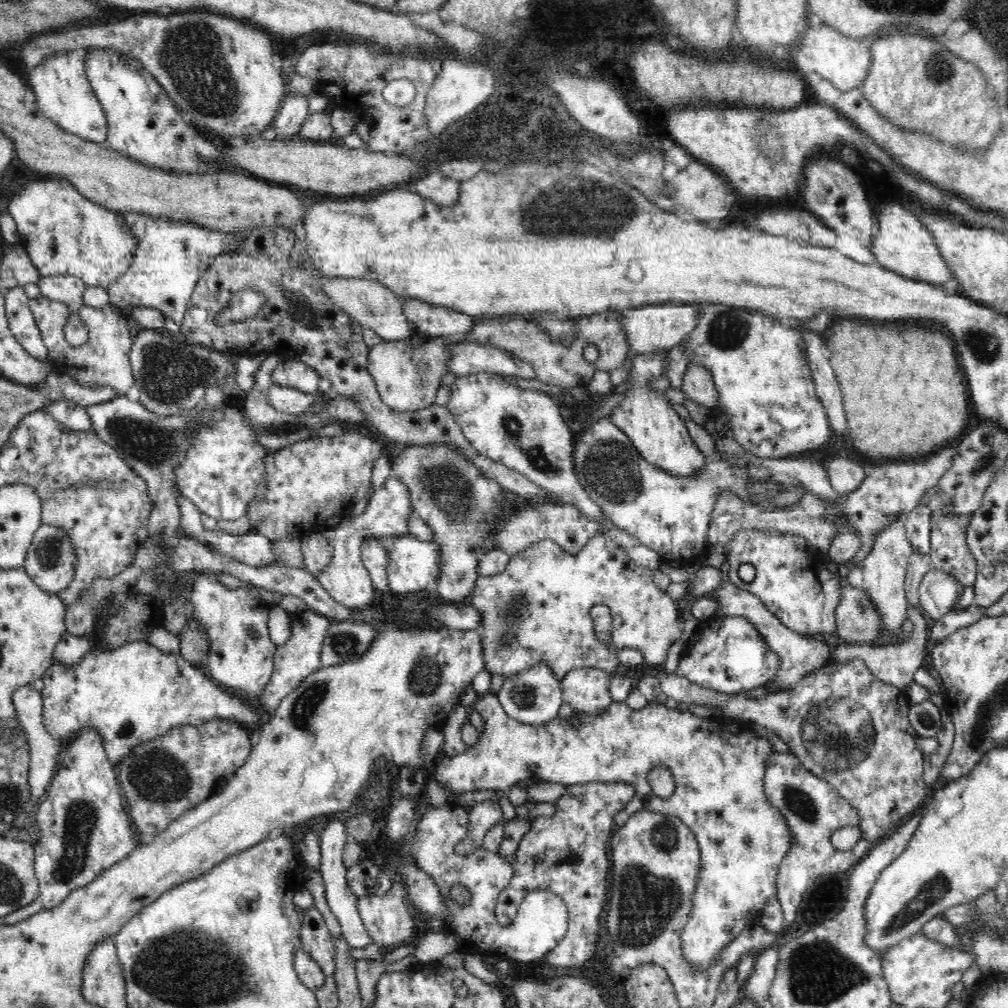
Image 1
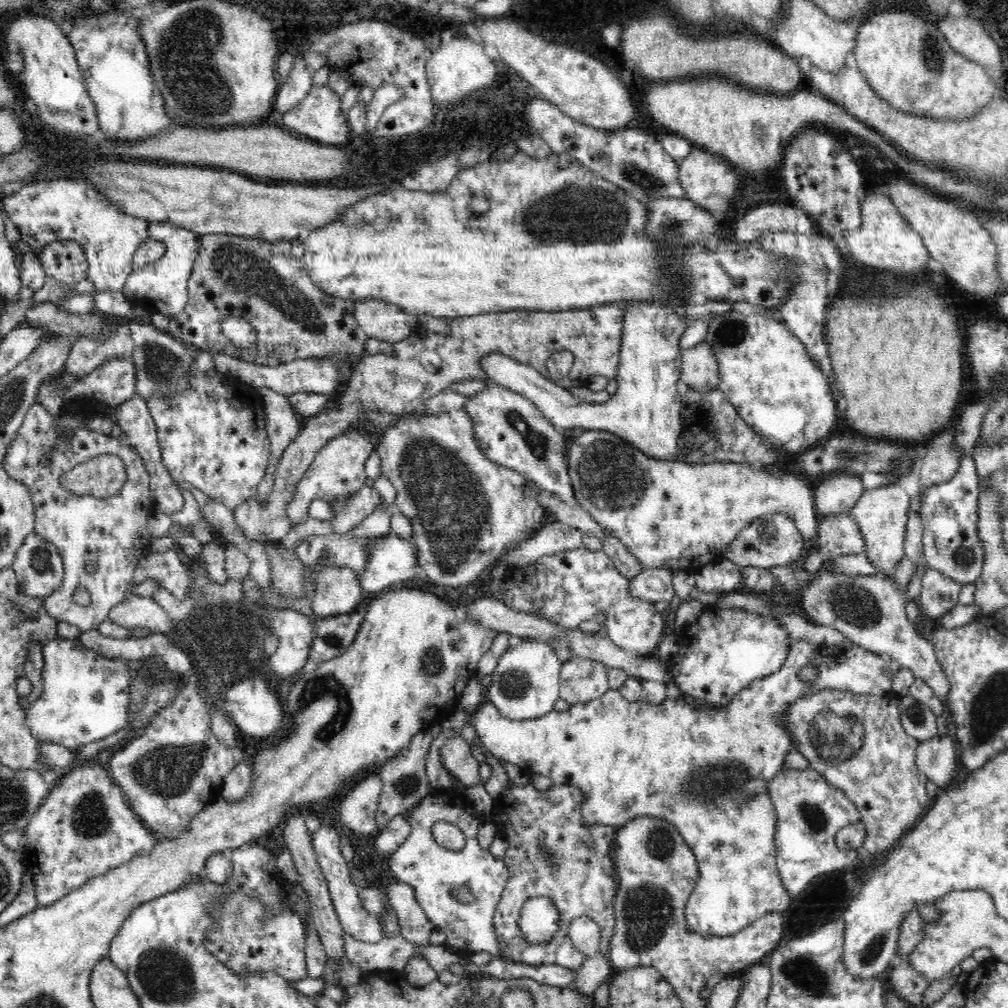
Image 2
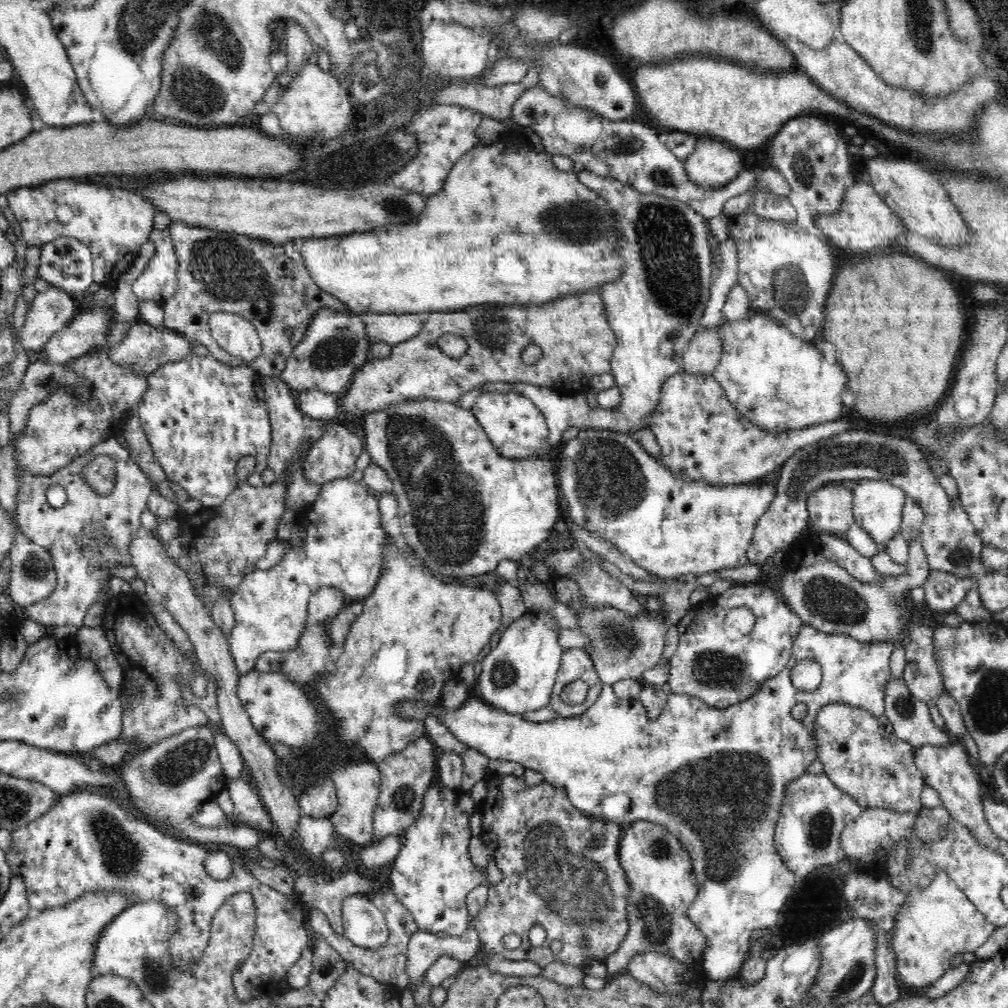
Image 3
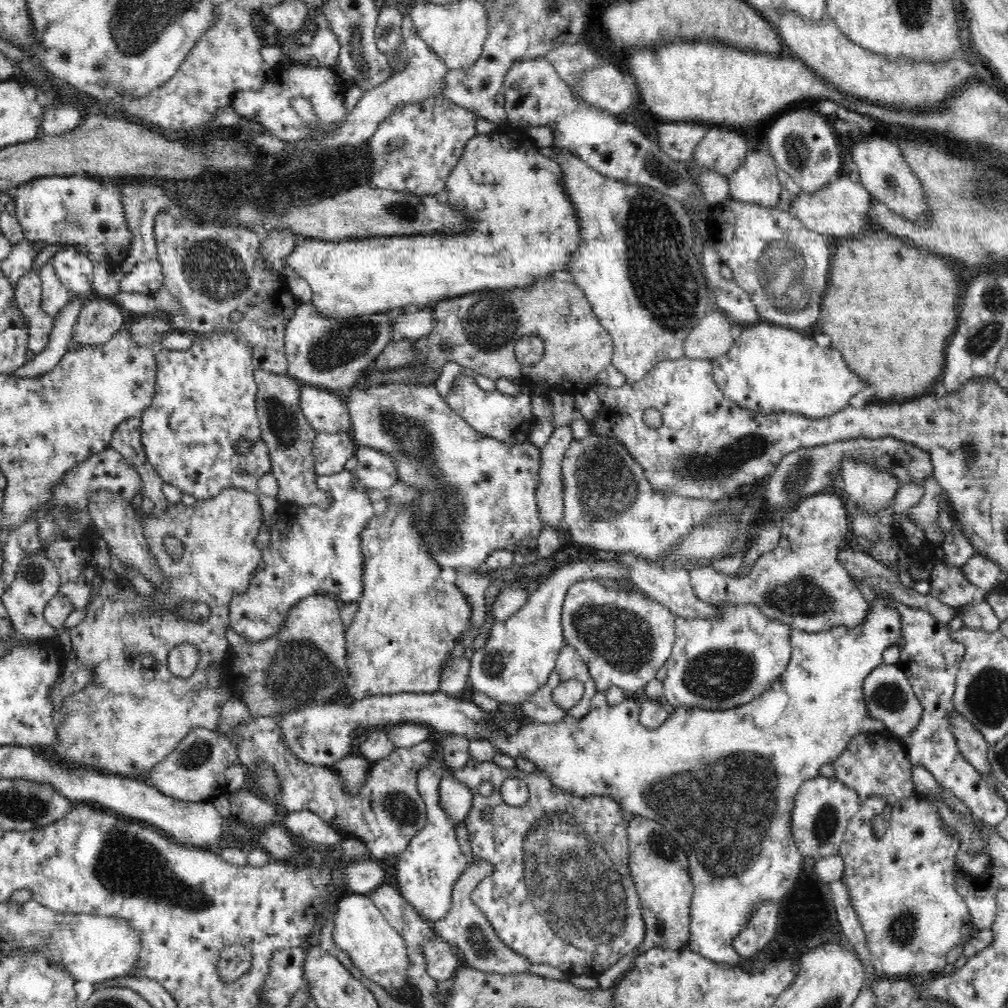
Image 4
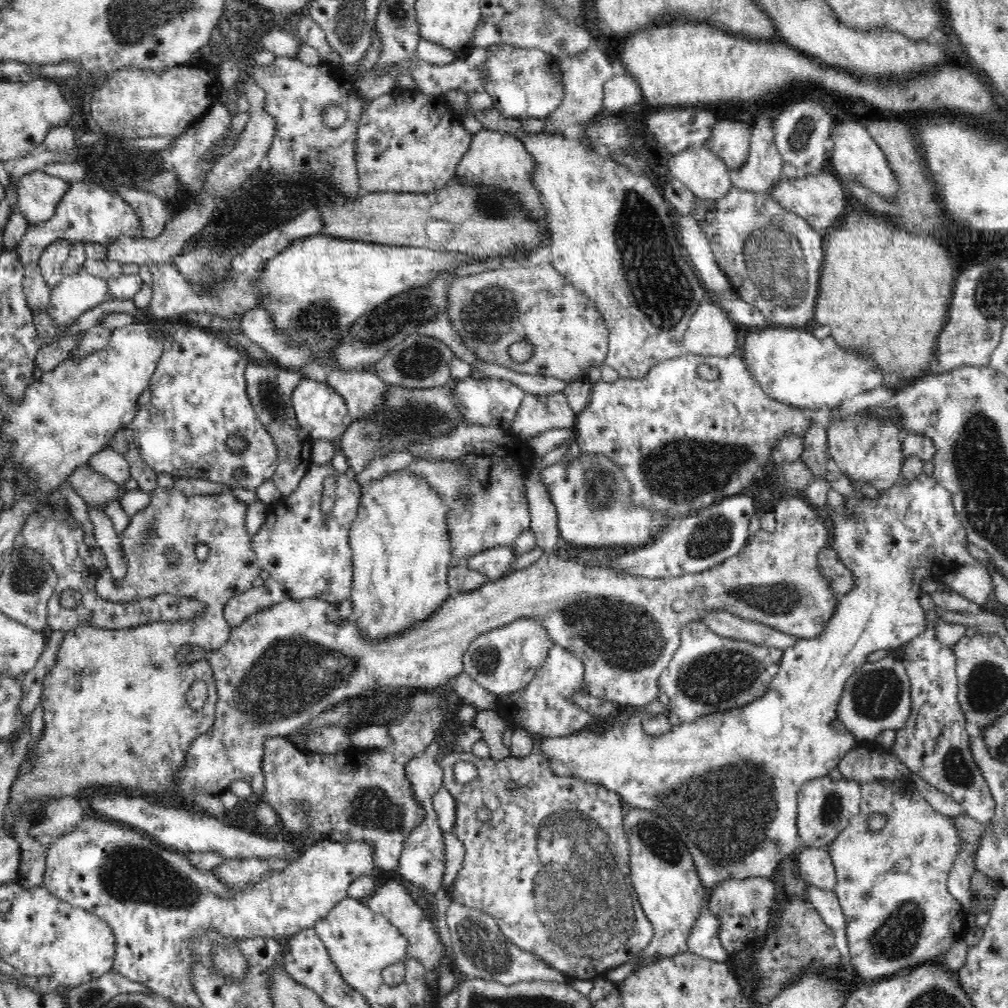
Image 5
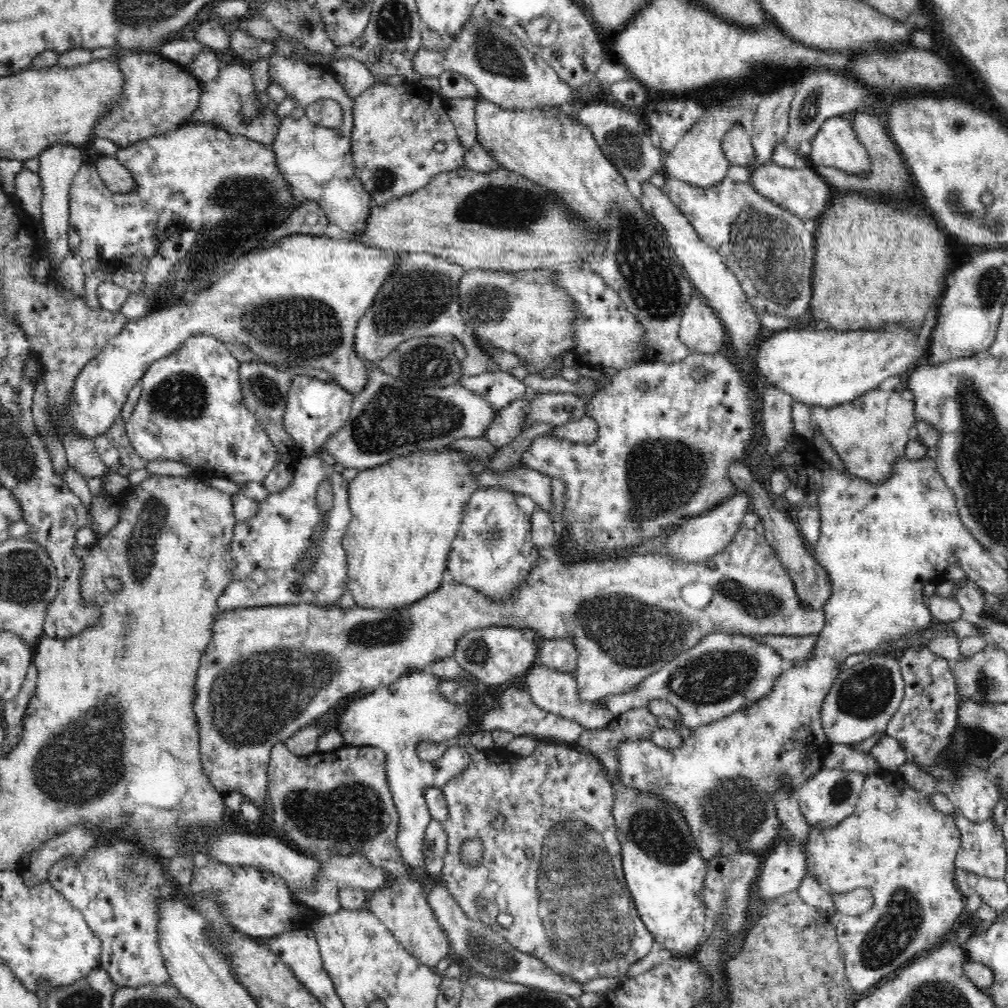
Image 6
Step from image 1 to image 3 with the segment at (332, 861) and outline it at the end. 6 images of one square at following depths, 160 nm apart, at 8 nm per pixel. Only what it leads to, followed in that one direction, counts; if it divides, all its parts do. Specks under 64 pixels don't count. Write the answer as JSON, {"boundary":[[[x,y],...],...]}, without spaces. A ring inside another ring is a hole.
{"boundary":[[[300,815],[298,828],[295,830],[295,839],[319,863],[322,862],[322,853],[330,848],[334,841],[335,828],[329,817],[313,819]],[[365,894],[346,896],[342,902],[343,936],[354,945],[376,950],[389,938],[386,917]]]}

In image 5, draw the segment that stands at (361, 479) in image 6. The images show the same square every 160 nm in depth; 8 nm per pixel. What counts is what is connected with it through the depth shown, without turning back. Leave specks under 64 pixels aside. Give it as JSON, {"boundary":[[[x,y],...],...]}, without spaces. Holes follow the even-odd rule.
{"boundary":[[[581,454],[568,467],[556,462],[541,470],[542,484],[547,488],[559,518],[558,529],[566,544],[585,546],[628,546],[640,548],[653,544],[676,513],[654,512],[635,506],[631,501],[631,484],[619,466],[603,454]],[[408,469],[385,474],[362,487],[357,517],[352,521],[349,538],[354,568],[352,616],[366,639],[375,641],[399,633],[434,614],[450,598],[447,579],[453,564],[453,551],[446,525],[448,510],[450,507],[440,498],[438,491],[424,477],[418,477]]]}

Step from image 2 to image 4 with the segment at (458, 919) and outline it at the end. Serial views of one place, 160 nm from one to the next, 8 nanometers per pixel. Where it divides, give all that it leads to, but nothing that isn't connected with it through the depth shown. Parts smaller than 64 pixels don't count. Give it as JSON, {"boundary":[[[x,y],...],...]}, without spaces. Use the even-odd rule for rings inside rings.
{"boundary":[[[431,759],[428,765],[418,771],[417,789],[427,807],[428,819],[426,826],[423,826],[422,830],[410,840],[406,850],[397,855],[396,867],[398,891],[416,909],[416,913],[432,926],[449,913],[452,904],[451,890],[468,868],[466,856],[458,845],[456,826],[452,822],[452,817],[442,809],[439,801],[439,786],[444,773],[443,766],[435,759]]]}

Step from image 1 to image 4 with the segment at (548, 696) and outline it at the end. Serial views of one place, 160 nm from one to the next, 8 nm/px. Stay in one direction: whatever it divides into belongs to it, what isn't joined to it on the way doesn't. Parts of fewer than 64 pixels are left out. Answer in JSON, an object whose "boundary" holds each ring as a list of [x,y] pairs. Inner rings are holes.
{"boundary":[[[613,557],[608,560],[580,560],[556,569],[542,581],[537,591],[517,614],[504,622],[495,622],[489,630],[488,640],[481,649],[474,650],[471,658],[470,682],[473,690],[484,692],[499,703],[516,705],[527,704],[529,698],[553,674],[557,658],[566,645],[562,635],[562,606],[567,589],[575,582],[608,579],[628,582],[629,570]]]}

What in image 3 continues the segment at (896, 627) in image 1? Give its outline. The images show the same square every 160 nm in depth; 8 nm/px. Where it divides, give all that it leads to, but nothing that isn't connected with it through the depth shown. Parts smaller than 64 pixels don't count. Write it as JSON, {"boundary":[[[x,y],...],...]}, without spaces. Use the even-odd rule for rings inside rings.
{"boundary":[[[860,479],[860,482],[851,490],[853,492],[853,515],[855,522],[870,534],[871,538],[885,549],[901,532],[902,511],[905,505],[905,492],[883,480]]]}

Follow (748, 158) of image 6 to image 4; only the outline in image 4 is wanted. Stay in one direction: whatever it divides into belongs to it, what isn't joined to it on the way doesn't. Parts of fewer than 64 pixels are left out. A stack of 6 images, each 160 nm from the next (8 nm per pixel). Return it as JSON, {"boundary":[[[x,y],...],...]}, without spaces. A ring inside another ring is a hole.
{"boundary":[[[711,126],[696,146],[691,163],[727,177],[745,161],[751,137],[729,128]]]}

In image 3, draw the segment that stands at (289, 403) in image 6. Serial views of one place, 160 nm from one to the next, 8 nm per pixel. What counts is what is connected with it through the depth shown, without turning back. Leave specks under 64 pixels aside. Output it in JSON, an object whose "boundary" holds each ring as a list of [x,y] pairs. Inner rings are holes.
{"boundary":[[[303,390],[295,394],[298,408],[307,417],[318,419],[321,422],[333,422],[340,414],[338,396],[319,390]]]}

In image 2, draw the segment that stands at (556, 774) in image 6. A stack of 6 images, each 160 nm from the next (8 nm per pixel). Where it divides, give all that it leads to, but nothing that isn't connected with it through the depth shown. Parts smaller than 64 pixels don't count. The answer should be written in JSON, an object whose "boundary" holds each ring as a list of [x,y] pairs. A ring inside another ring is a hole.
{"boundary":[[[532,783],[522,786],[510,784],[504,797],[495,803],[492,816],[497,829],[509,842],[503,861],[509,870],[510,878],[505,884],[500,902],[493,918],[494,932],[497,934],[499,952],[508,960],[523,961],[532,966],[558,963],[577,971],[585,961],[585,954],[580,952],[571,941],[569,928],[578,917],[590,917],[601,930],[600,953],[608,954],[609,944],[614,935],[614,902],[618,888],[614,859],[610,858],[610,844],[617,833],[617,827],[596,823],[587,825],[582,817],[583,792],[572,785],[552,785],[548,790],[538,790]],[[546,896],[557,906],[560,920],[558,932],[547,943],[528,943],[520,929],[520,910],[528,898]]]}

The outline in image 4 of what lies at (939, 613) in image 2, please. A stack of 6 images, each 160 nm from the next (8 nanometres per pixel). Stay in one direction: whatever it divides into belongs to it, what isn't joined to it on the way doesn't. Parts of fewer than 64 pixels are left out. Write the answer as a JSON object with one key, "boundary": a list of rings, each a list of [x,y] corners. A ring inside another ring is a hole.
{"boundary":[[[936,563],[930,574],[930,592],[939,602],[965,609],[981,596],[977,586],[966,580],[962,568]]]}

